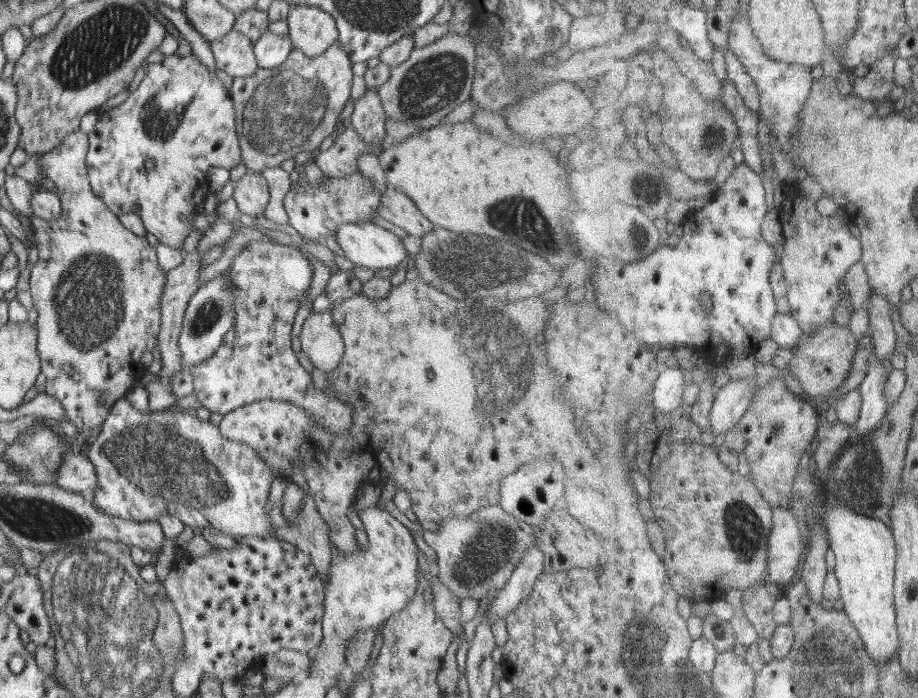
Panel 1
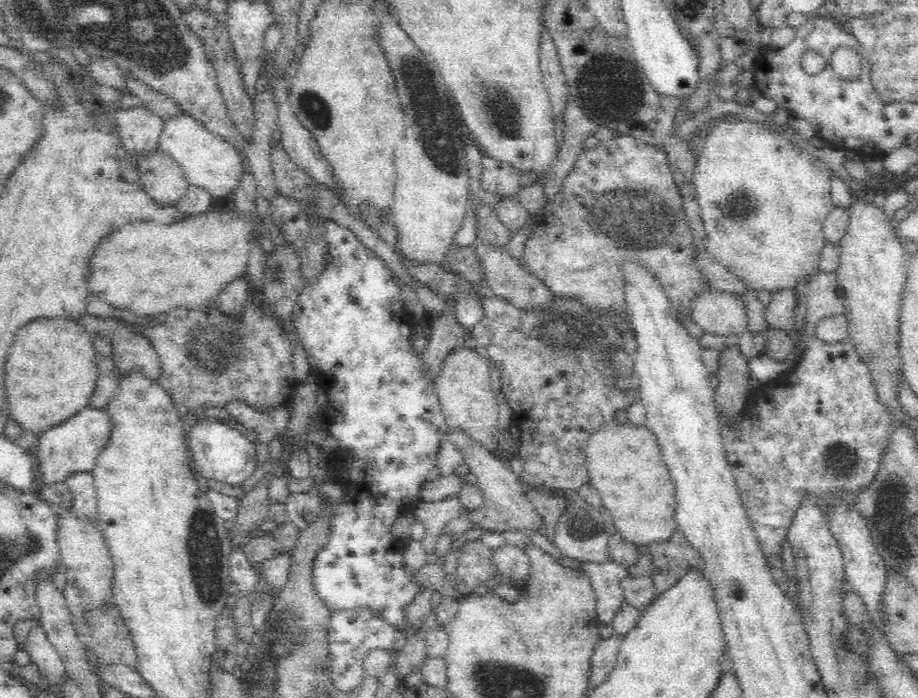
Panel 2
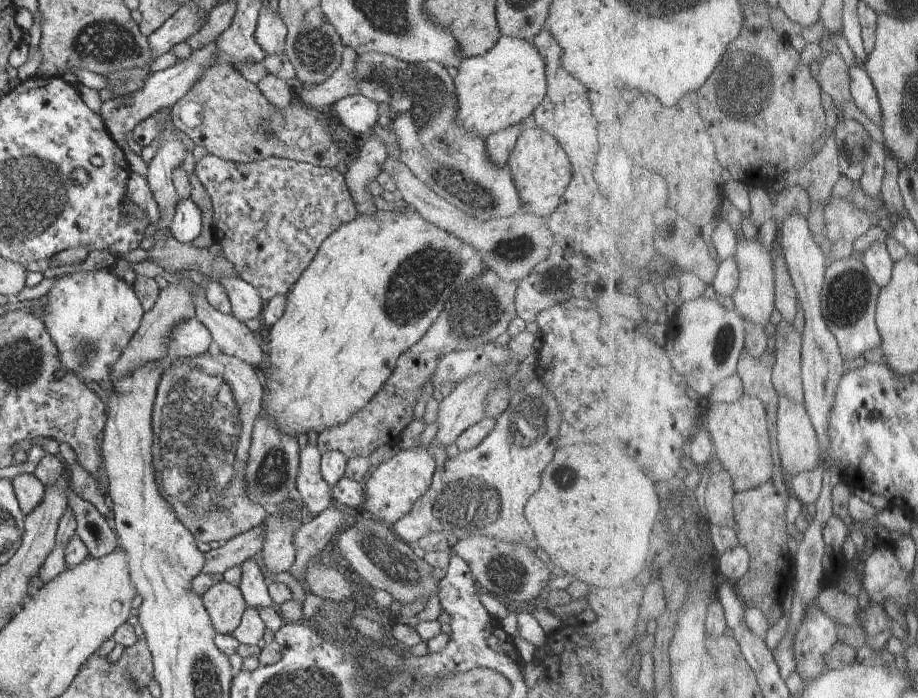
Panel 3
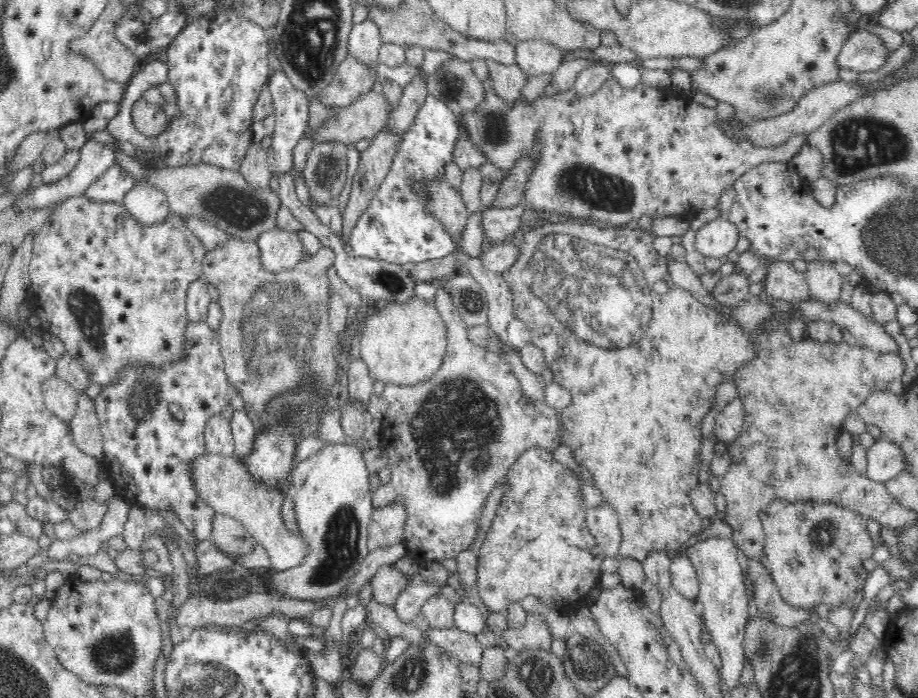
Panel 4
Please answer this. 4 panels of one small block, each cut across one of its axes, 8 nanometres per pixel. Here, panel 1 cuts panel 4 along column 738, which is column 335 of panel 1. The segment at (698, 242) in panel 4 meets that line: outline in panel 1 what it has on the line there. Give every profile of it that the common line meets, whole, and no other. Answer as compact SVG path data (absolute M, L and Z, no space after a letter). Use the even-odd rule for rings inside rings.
M360 221L354 224L340 225L334 236L337 238L340 248L344 250L344 256L355 266L377 270L398 269L406 265L408 252L400 241L400 232L386 230L383 226L378 226L370 221Z

